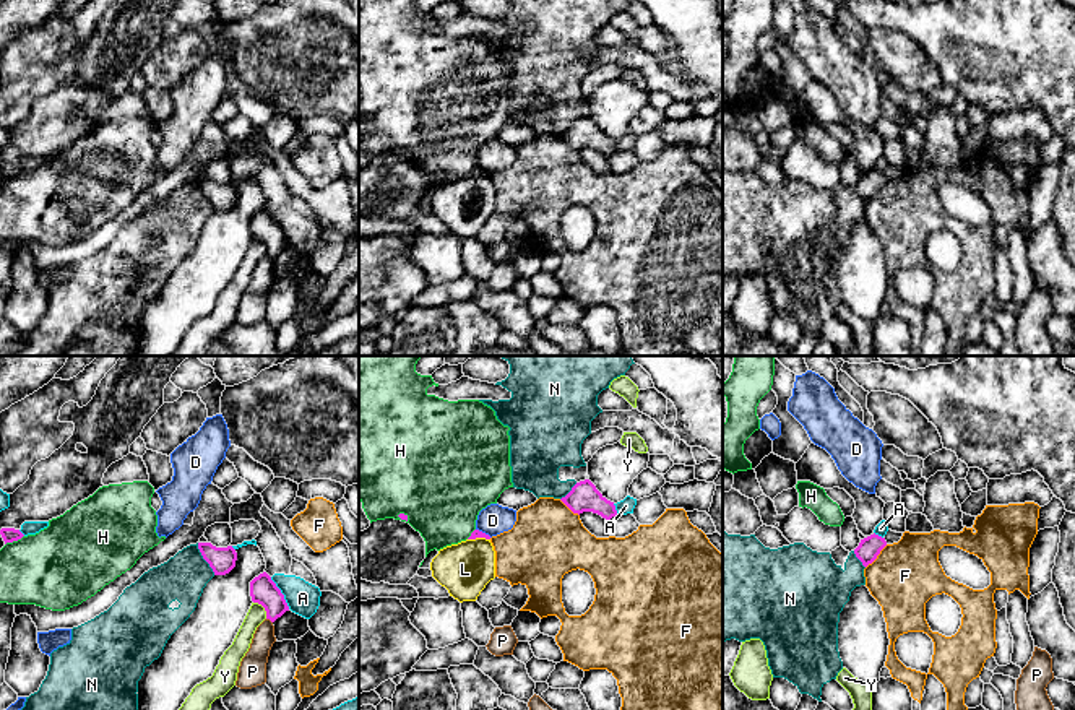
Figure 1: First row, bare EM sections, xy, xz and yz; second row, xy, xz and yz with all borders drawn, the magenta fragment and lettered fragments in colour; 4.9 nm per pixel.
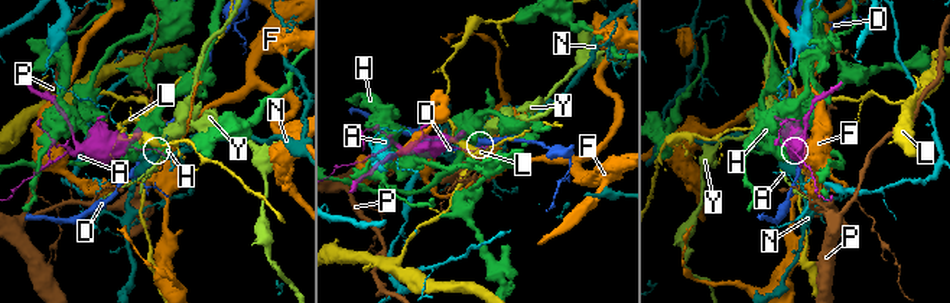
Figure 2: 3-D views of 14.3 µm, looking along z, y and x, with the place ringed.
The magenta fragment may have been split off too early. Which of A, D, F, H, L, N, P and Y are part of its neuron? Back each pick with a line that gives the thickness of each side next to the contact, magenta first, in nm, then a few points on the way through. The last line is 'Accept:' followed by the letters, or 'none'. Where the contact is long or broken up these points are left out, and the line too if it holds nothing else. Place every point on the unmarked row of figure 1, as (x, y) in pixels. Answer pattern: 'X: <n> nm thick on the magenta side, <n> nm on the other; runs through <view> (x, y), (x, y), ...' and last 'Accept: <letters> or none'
Accept: none

